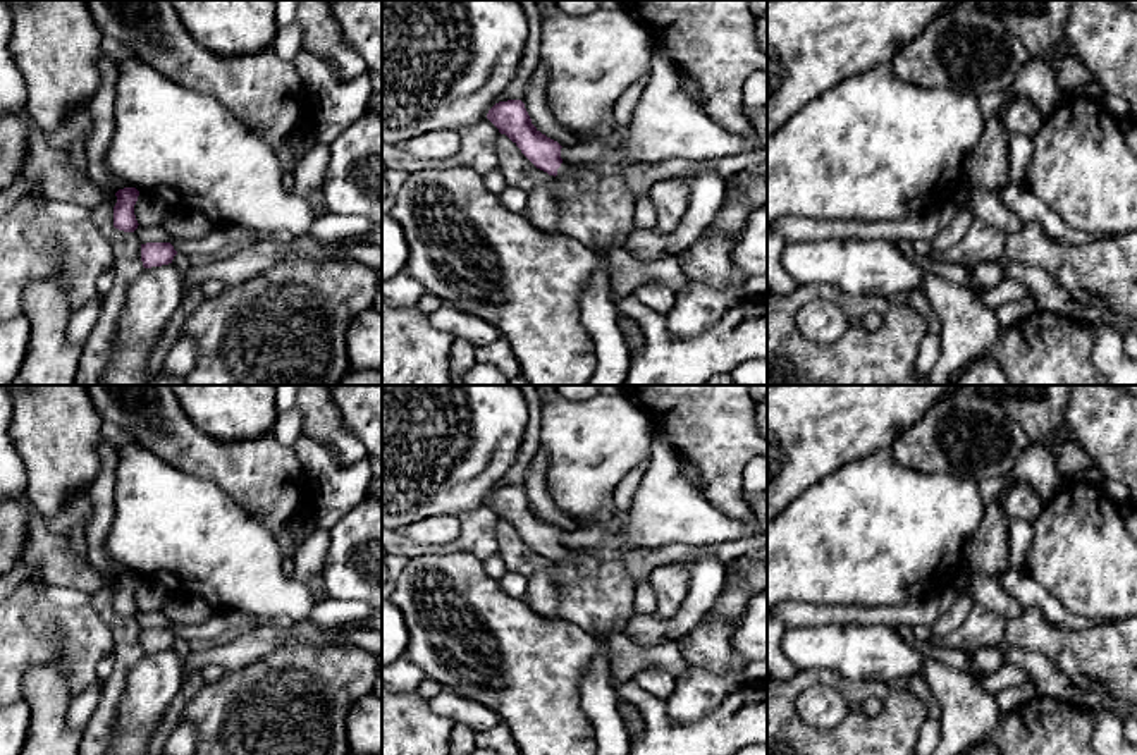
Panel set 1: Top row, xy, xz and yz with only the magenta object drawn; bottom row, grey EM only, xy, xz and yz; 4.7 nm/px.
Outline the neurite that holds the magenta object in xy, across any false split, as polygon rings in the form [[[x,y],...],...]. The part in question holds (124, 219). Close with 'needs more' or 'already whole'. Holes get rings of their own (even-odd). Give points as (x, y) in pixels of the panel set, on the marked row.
[[[124,187],[119,189],[115,196],[117,203],[114,206],[114,227],[124,232],[134,232],[139,225],[134,215],[134,205],[139,191],[136,187]]]; already whole

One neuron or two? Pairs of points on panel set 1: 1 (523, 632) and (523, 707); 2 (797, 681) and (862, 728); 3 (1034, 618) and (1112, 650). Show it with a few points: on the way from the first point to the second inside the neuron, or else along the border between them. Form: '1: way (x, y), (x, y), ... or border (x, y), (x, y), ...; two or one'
1: way (523, 650), (523, 688); one
2: way (819, 678), (836, 680), (854, 697), (854, 705); one
3: way (1051, 637), (1069, 650), (1093, 650); one

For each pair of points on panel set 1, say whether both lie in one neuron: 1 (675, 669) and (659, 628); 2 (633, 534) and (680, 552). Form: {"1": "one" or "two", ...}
{"1": "two", "2": "two"}

